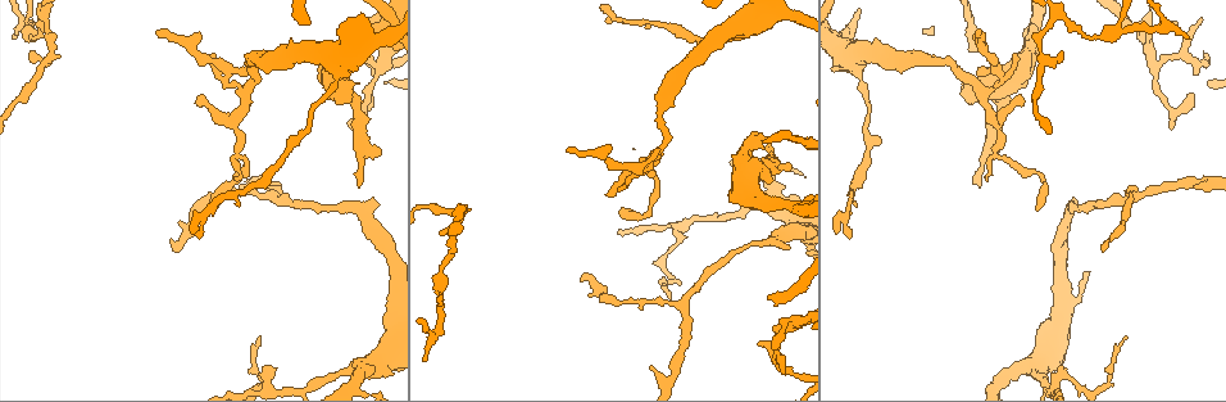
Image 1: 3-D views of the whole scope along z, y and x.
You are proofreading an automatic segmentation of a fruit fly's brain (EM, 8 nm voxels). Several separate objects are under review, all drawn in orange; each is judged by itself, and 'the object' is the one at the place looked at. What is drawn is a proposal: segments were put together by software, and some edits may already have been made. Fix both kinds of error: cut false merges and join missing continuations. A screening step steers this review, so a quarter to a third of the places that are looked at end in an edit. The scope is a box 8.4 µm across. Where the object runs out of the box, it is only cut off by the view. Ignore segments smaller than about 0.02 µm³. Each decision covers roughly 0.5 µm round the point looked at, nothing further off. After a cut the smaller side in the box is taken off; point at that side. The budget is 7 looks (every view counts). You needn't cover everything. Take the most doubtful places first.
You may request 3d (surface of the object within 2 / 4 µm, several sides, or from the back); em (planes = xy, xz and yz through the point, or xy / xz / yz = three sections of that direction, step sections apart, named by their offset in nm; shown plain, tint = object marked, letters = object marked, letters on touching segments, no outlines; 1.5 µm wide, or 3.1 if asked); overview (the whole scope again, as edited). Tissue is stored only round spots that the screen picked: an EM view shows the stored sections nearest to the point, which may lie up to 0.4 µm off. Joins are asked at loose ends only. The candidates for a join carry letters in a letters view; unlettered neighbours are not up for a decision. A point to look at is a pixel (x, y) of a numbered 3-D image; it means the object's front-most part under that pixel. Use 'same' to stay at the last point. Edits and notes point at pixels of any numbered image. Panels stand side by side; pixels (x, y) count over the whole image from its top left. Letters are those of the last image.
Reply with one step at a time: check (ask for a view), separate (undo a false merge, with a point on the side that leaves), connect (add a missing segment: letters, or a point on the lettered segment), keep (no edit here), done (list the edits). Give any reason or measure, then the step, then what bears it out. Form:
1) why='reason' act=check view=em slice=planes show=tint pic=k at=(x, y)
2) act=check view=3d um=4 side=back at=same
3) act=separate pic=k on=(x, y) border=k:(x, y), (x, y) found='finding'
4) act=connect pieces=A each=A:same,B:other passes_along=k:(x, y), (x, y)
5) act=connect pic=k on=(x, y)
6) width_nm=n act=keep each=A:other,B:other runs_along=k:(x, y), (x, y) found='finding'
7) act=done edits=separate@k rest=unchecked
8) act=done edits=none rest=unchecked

why='an open end' act=check view=3d um=2 pic=1 at=(357, 83)

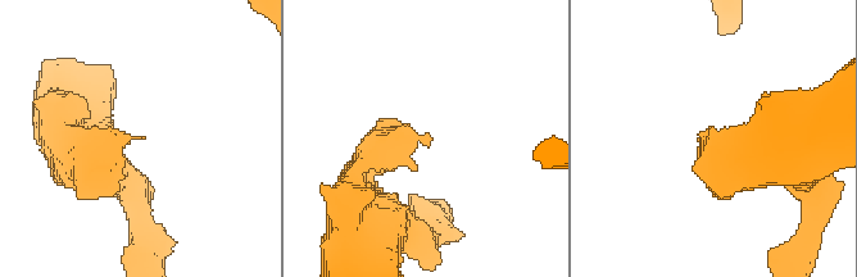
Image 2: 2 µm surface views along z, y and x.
why='shape alone is not enough' act=check view=em slice=planes show=letters pic=2 at=(145, 137)

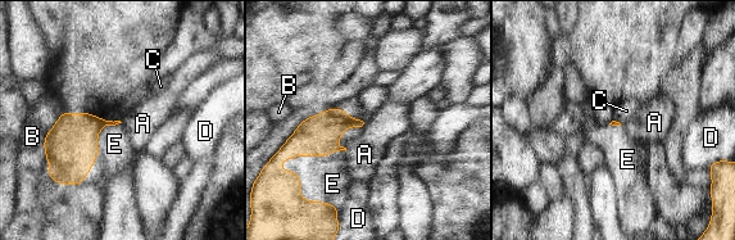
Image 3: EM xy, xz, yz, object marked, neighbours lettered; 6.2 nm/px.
act=keep each=A:other,B:other,C:other,D:other,E:other border=3:(121, 122), (101, 128), (98, 153) found='none of them fits'

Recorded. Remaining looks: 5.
why='two arms in line, one across' act=check view=em slice=planes show=tint pic=1 at=(1109, 36)

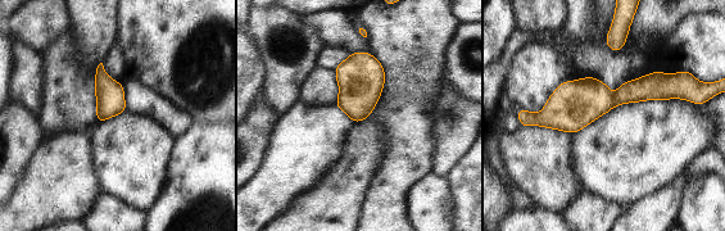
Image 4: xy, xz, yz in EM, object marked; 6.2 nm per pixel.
act=check view=em slice=planes show=letters at=same

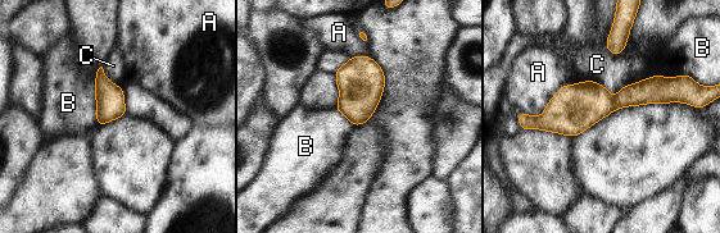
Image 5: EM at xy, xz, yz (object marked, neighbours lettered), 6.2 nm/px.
act=keep each=A:other,B:other,C:other runs_along=5:(646, 100), (521, 120) found='continuous, no second cell'

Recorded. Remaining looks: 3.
why='three arms meet' act=check view=3d um=4 pic=1 at=(797, 210)

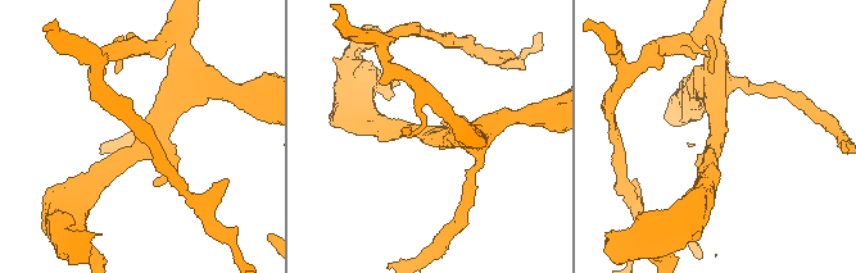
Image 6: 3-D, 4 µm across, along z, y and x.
arms=3 why='now the EM' act=check view=em slice=xy step=4 show=letters pic=6 at=(141, 148)

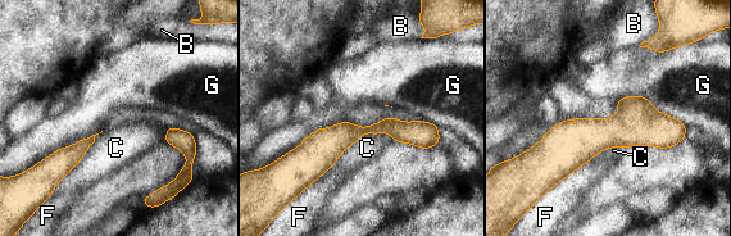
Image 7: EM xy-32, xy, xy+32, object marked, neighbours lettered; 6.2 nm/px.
act=keep each=B:other,C:other,F:other,G:other border=7:(600, 151), (550, 187) found='one cell here'

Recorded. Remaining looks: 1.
act=done edits=none rest=unchecked

